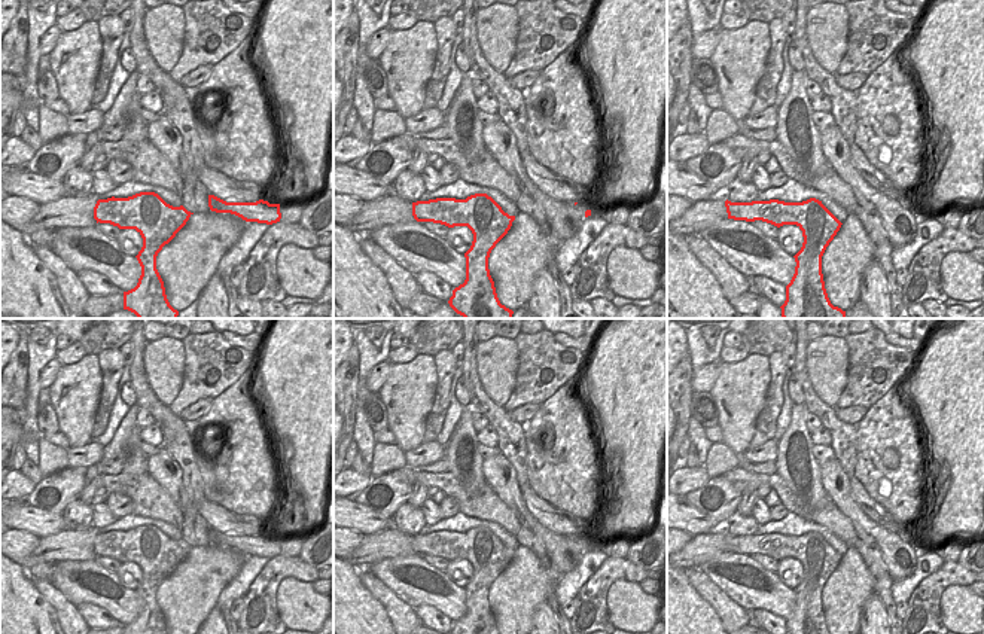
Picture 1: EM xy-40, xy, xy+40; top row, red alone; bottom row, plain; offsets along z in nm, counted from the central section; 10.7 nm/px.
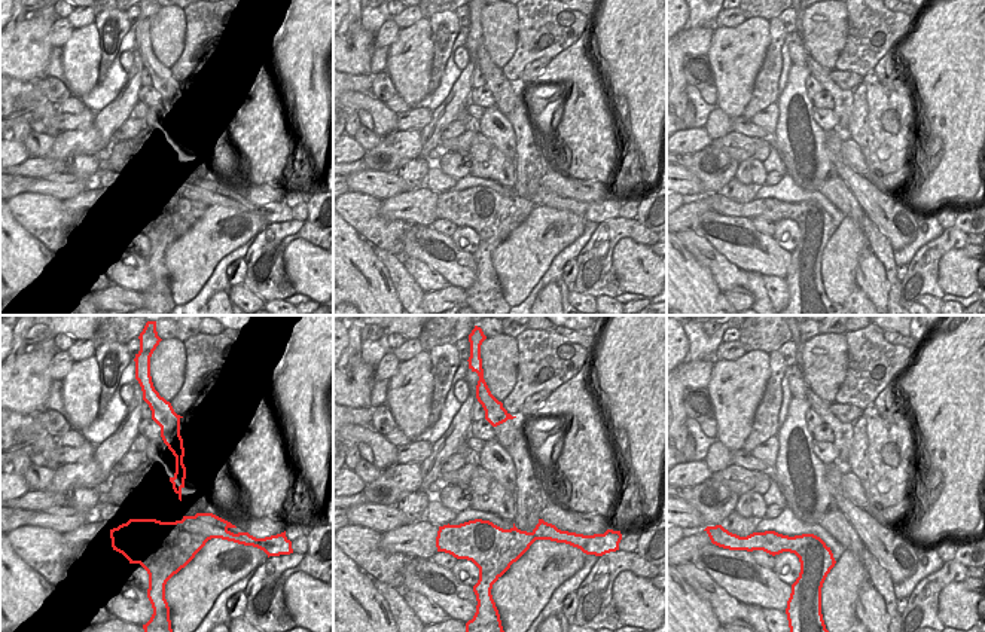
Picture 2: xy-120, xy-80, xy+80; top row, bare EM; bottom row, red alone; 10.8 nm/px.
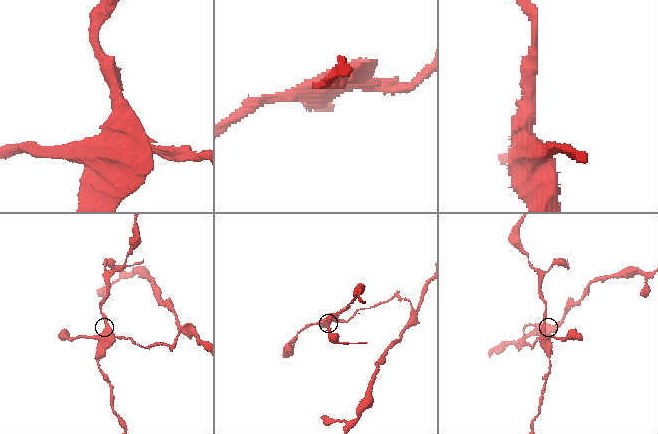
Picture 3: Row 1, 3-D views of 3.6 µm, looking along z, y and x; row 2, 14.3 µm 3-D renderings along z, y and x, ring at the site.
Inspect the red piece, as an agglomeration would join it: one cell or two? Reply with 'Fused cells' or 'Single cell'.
Fused cells.

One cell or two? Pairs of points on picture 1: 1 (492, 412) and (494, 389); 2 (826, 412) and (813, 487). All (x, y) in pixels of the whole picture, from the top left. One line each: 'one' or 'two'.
1: two
2: two

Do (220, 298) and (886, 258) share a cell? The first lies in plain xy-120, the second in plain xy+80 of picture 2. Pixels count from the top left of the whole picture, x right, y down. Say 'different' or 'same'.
different

